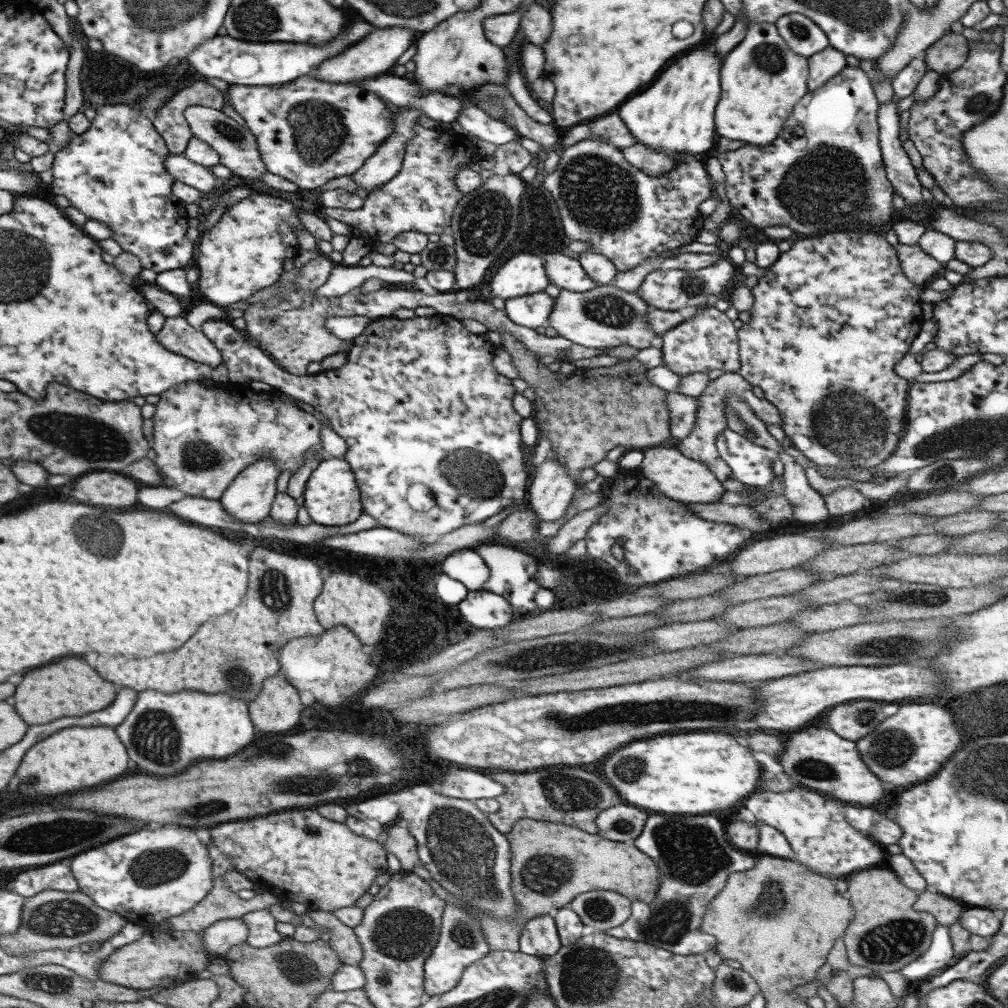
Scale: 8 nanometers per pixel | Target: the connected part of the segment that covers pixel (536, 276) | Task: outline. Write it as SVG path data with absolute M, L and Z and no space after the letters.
M515 254L493 274L489 288L491 296L508 298L538 293L548 285L543 257L537 254Z

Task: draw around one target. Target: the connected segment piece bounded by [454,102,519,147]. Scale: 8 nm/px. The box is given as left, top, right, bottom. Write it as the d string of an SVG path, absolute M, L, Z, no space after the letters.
M473 102L464 105L454 121L470 134L471 140L485 140L497 147L519 138L511 127L503 121L489 117L483 110L477 109Z

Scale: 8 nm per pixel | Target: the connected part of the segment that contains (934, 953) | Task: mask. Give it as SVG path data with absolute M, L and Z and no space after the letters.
M937 926L927 950L917 957L917 960L905 964L897 972L909 984L917 980L927 980L933 974L939 974L939 972L941 973L944 969L947 969L947 964L953 956L955 954L951 949L951 939L949 939L947 928Z

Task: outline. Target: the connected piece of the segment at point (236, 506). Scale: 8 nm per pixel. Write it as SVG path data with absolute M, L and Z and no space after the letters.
M259 458L257 462L245 466L245 470L241 470L236 478L233 478L233 481L218 498L222 509L239 524L248 524L249 526L259 524L263 518L269 516L268 512L276 495L275 482L279 474L275 462L271 462L271 459L267 458Z

